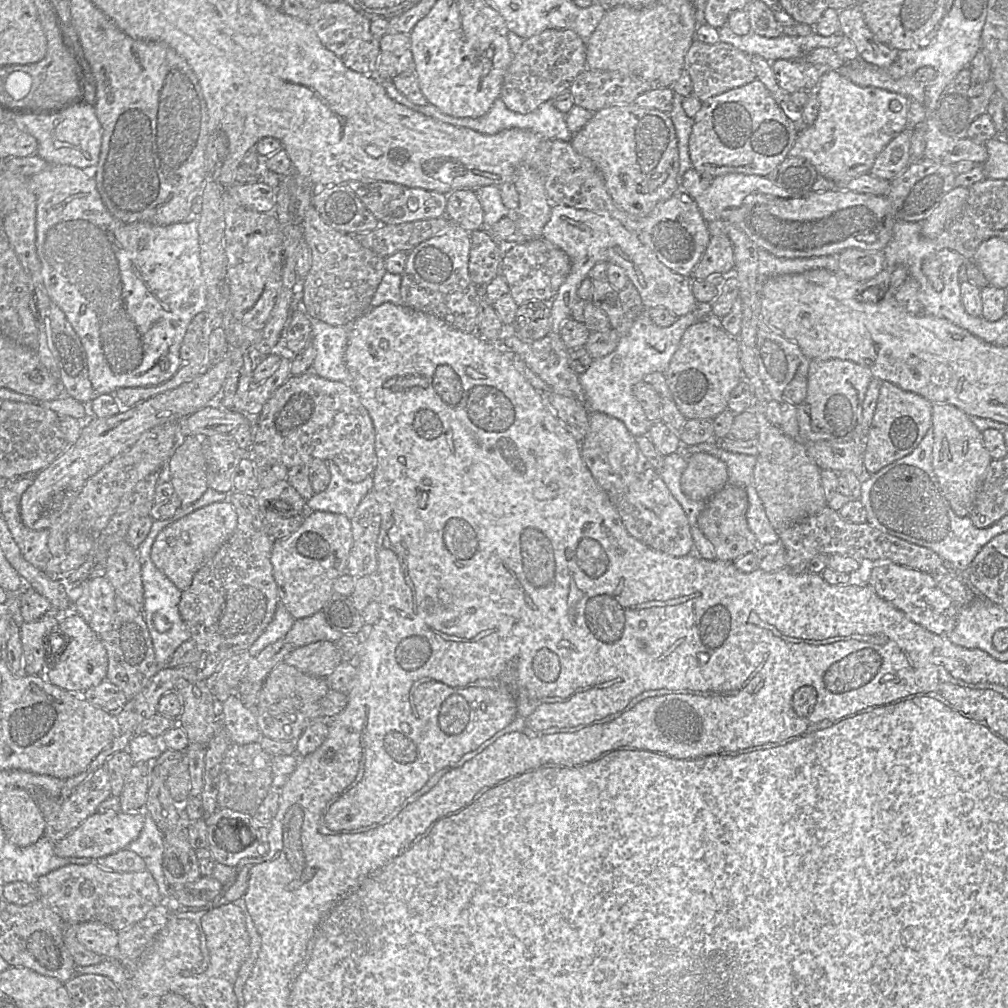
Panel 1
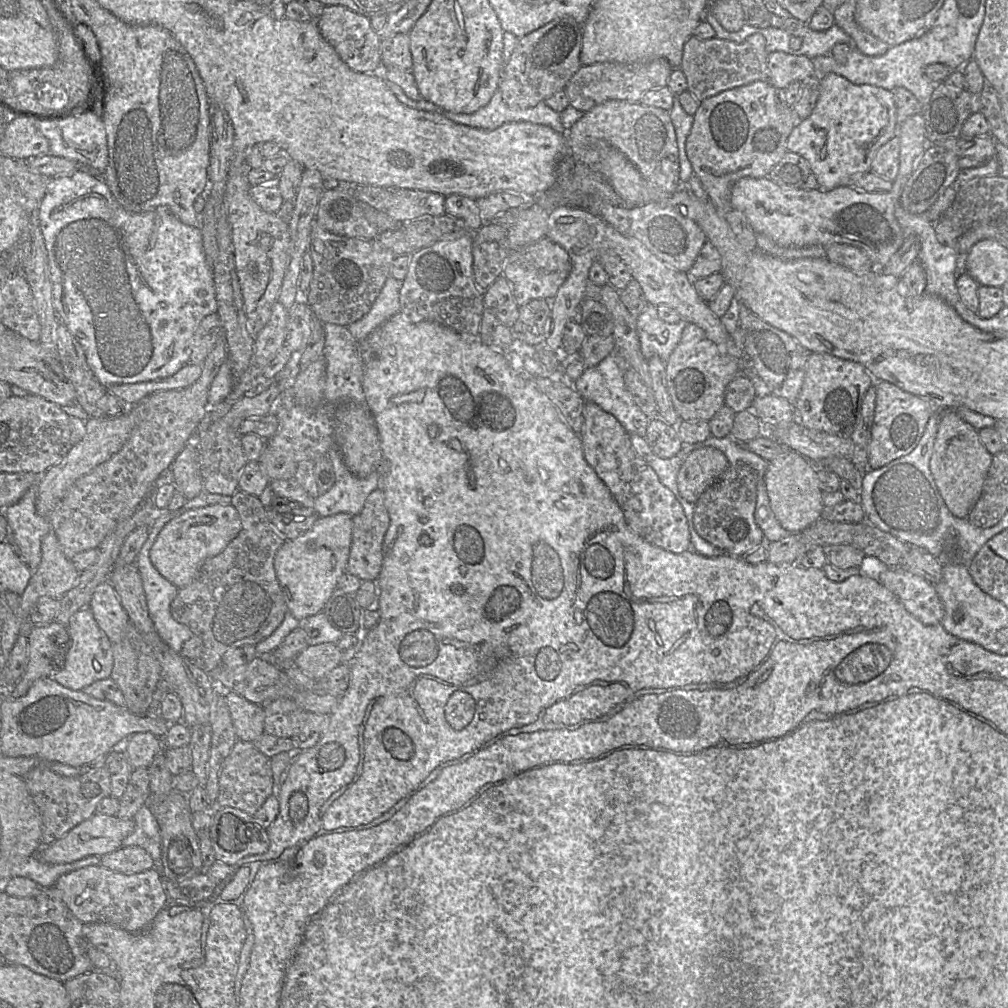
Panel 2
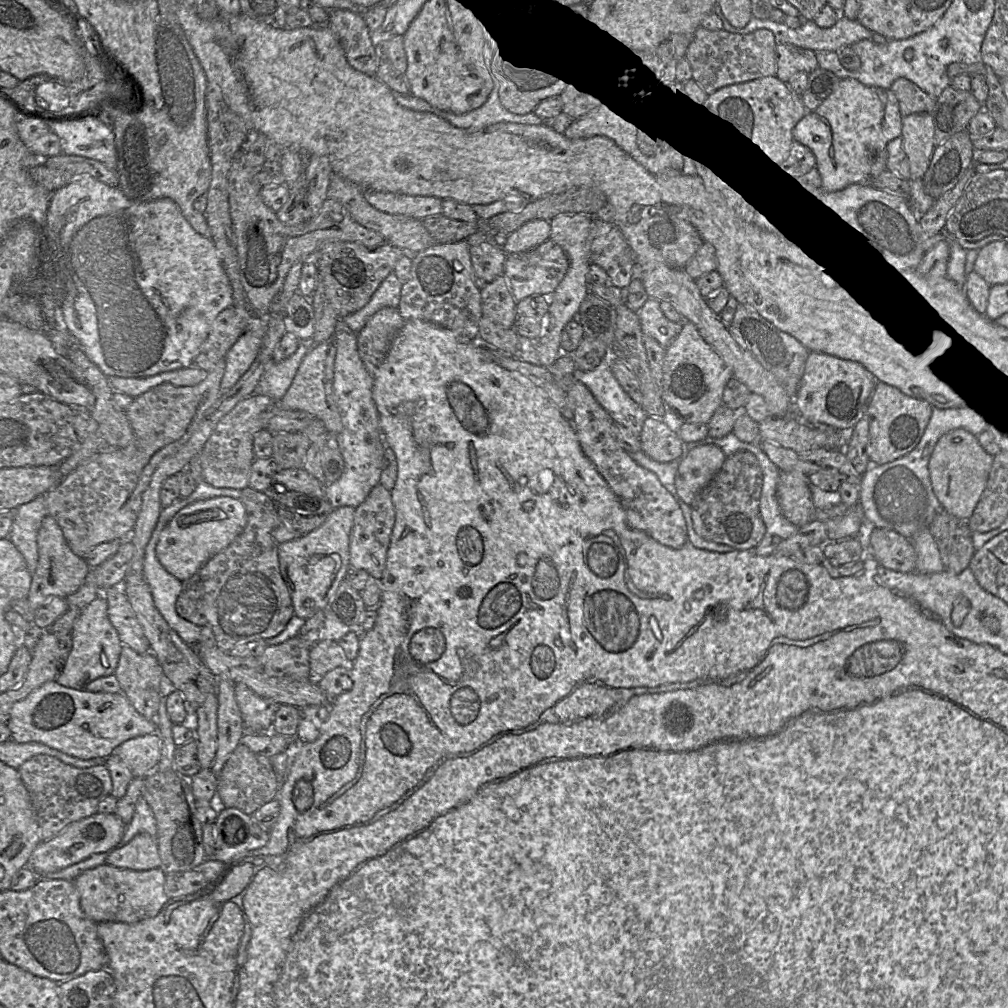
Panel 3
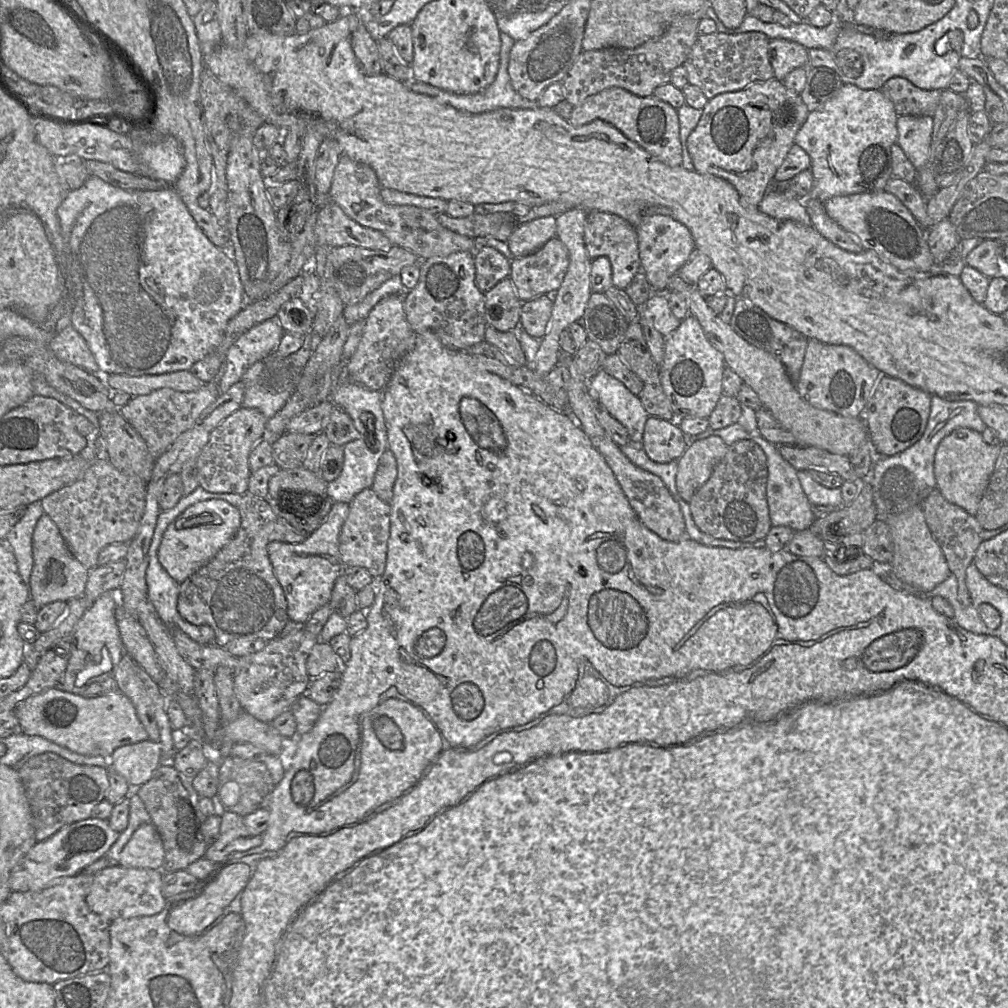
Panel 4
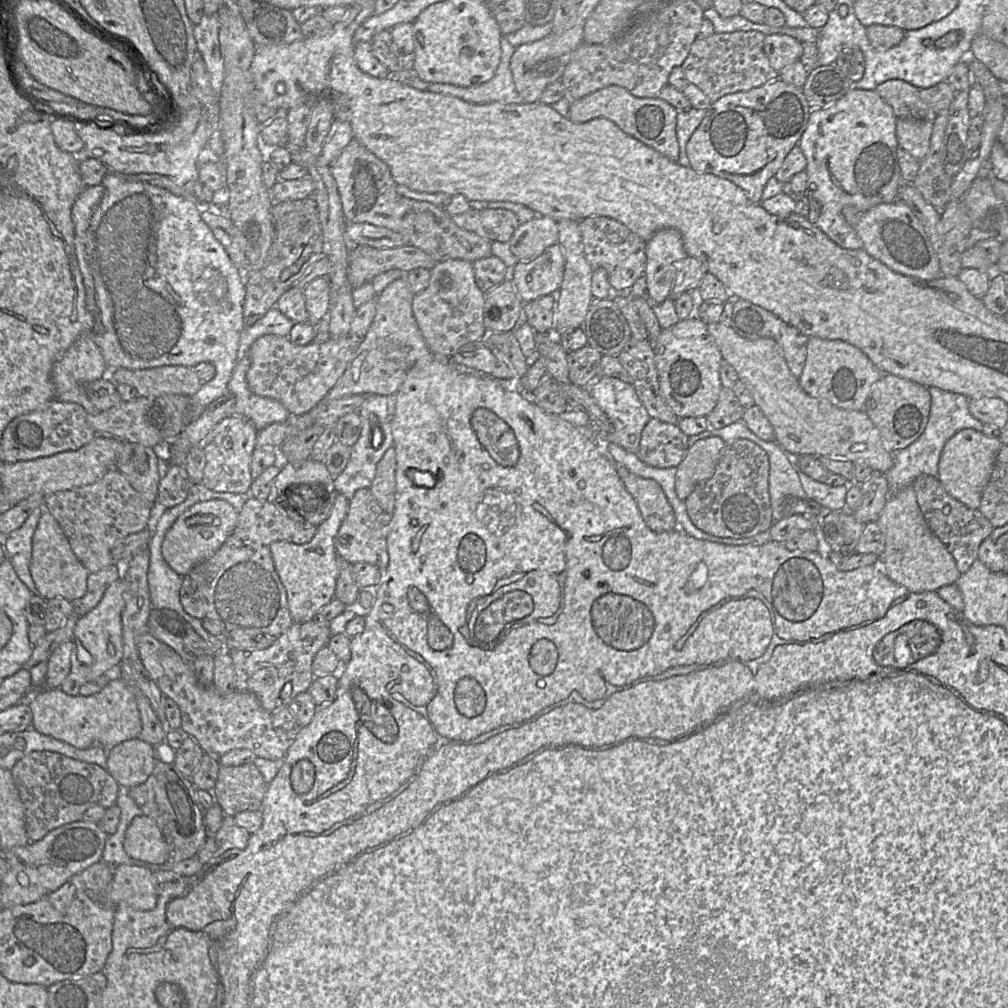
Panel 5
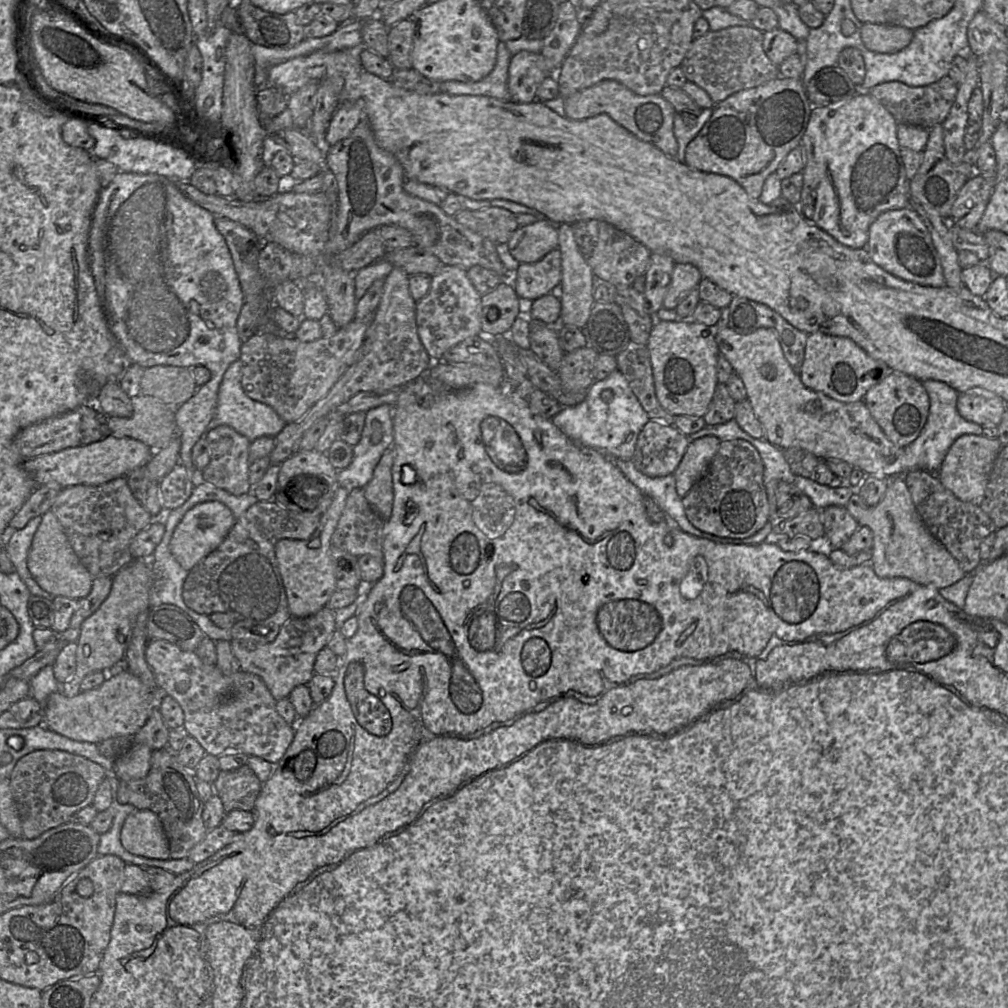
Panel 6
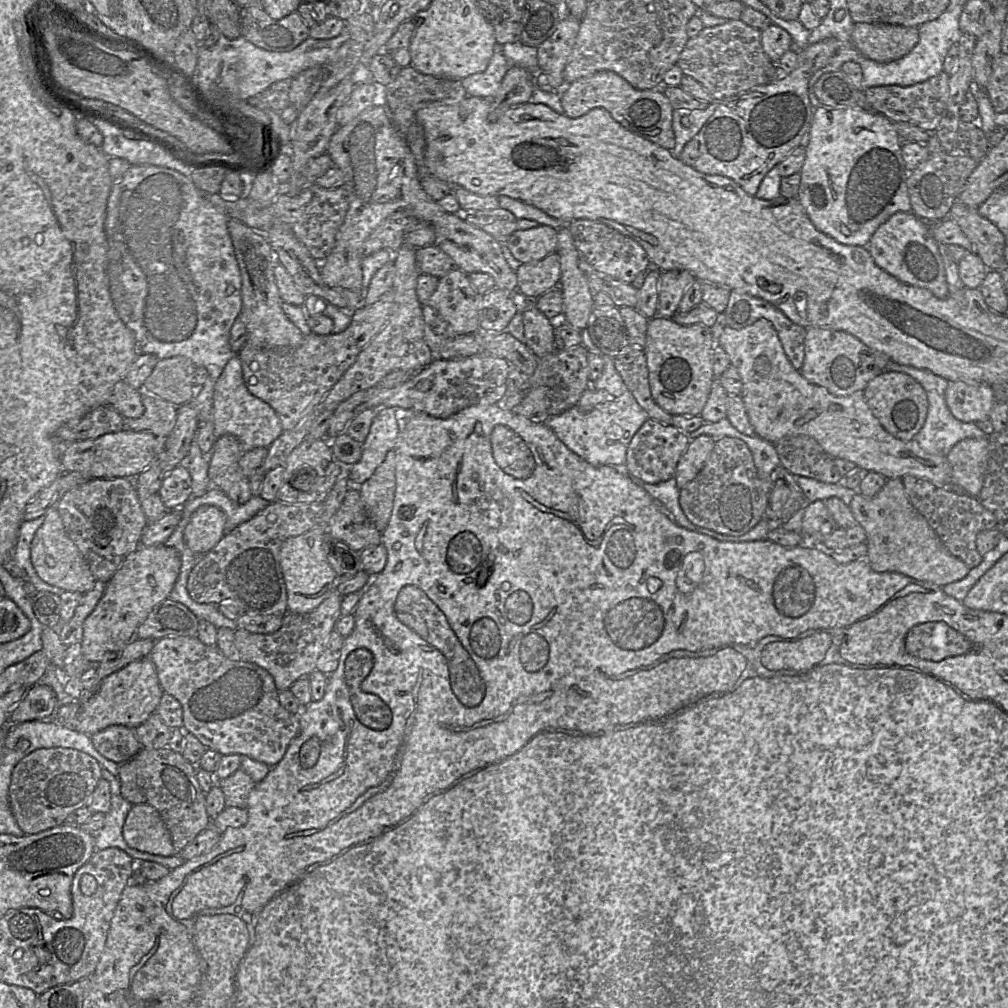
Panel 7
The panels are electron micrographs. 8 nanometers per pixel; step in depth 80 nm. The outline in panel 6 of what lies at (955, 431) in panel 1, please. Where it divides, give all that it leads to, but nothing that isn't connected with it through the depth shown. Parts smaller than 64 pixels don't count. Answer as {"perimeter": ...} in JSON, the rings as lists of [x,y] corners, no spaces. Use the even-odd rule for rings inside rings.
{"perimeter":[[[963,434],[949,447],[937,472],[937,478],[959,500],[979,506],[984,499],[993,463],[1001,448],[1002,444],[997,437],[987,438],[982,434]]]}

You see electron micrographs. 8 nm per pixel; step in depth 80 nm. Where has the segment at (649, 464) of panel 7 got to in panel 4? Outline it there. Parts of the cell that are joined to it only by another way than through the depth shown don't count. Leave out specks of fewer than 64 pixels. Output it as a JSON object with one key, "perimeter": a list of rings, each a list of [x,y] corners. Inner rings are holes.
{"perimeter":[[[650,416],[644,426],[641,446],[647,456],[658,463],[678,460],[686,450],[684,433],[677,421]]]}

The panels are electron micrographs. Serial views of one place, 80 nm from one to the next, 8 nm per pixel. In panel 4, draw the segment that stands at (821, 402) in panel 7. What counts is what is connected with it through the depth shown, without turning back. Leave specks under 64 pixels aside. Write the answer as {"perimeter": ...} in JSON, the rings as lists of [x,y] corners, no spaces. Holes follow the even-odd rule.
{"perimeter":[[[678,274],[673,275],[667,284],[667,292],[677,292],[682,294],[687,302],[689,314],[699,321],[707,340],[724,356],[725,365],[733,370],[743,381],[751,387],[759,396],[763,407],[771,412],[775,419],[795,438],[797,446],[814,446],[827,450],[838,455],[849,456],[862,442],[868,439],[868,431],[865,420],[862,416],[845,417],[831,411],[818,409],[805,401],[797,391],[795,383],[786,372],[784,365],[771,353],[759,349],[740,337],[730,326],[724,322],[720,316],[716,315],[708,307],[705,297],[696,288],[696,285],[685,282]]]}

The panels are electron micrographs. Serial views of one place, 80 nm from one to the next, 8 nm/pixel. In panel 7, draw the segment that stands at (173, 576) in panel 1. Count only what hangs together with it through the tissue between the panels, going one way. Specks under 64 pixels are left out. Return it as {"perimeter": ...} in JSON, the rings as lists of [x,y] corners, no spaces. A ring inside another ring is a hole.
{"perimeter":[[[202,505],[184,530],[184,542],[192,552],[203,556],[224,537],[225,524],[226,516],[221,509]]]}

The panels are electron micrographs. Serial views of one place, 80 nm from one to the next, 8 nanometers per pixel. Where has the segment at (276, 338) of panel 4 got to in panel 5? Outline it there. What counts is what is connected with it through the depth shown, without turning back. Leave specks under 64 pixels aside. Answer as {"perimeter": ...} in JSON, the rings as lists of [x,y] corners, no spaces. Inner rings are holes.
{"perimeter":[[[273,307],[252,326],[242,329],[237,351],[237,361],[247,356],[251,345],[259,337],[267,334],[287,337],[294,325],[295,323],[277,307]]]}

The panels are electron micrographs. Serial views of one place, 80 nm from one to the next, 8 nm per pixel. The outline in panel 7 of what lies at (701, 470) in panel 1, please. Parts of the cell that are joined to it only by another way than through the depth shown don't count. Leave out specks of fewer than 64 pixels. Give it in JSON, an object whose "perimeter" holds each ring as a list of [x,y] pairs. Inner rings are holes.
{"perimeter":[[[701,435],[689,442],[674,475],[678,489],[682,489],[697,476],[713,450],[714,443],[708,435]]]}

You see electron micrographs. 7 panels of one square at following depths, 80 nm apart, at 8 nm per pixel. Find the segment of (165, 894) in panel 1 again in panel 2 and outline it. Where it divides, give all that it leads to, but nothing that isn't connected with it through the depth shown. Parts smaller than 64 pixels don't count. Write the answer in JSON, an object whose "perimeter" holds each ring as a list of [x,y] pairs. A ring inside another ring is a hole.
{"perimeter":[[[148,804],[134,817],[135,829],[122,843],[123,847],[139,846],[146,850],[154,862],[153,869],[162,872],[162,838],[160,828]]]}

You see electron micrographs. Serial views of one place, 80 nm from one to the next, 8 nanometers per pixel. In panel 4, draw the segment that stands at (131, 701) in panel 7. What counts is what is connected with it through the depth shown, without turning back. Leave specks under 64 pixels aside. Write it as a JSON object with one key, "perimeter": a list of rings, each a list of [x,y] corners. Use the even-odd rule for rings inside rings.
{"perimeter":[[[49,688],[20,702],[14,712],[21,733],[40,736],[75,753],[110,758],[119,747],[148,739],[131,700],[118,689],[94,698],[86,698]]]}

